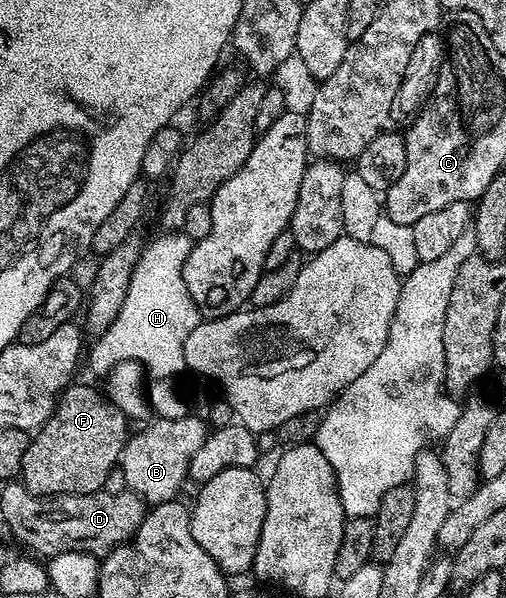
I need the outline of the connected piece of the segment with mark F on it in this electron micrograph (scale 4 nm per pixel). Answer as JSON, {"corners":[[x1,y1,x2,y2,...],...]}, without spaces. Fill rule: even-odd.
{"corners":[[70,384,61,391,53,414,43,423,41,429,30,437,27,452,23,452,20,481,33,494,50,496,60,494,85,494,104,491,108,480,118,469,121,453,131,435,128,432,129,419,100,389,93,386]]}

